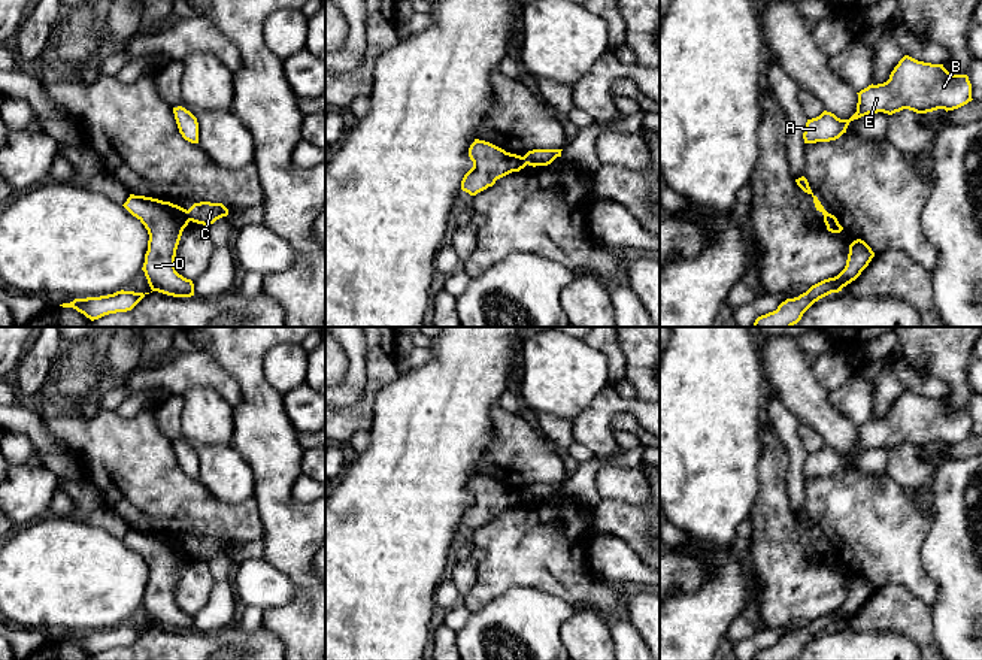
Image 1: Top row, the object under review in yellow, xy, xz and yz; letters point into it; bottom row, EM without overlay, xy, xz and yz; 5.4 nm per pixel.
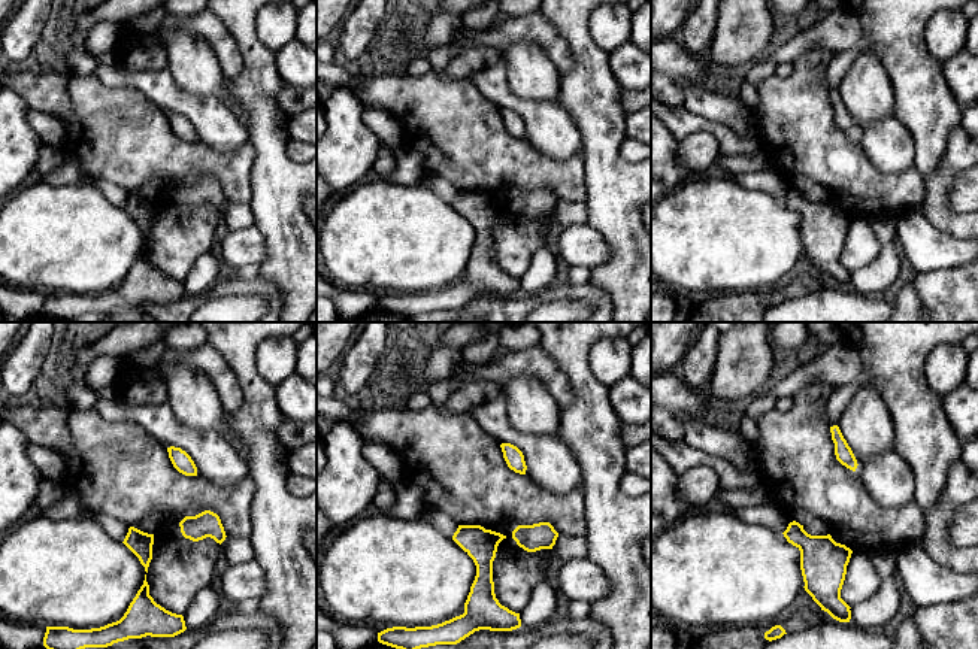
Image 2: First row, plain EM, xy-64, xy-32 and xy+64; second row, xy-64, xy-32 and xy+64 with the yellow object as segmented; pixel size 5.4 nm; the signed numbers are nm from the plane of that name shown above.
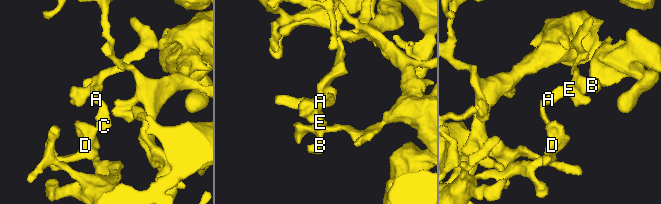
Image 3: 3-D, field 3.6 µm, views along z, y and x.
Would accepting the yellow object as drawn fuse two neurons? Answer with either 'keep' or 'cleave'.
cleave

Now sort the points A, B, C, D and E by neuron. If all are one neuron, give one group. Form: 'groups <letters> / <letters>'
groups A B C E / D

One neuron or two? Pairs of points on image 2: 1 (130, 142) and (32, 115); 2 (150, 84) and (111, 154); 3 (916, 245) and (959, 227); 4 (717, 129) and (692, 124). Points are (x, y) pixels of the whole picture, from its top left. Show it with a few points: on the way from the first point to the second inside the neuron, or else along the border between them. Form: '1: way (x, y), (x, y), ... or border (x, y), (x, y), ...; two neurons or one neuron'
1: border (32, 108), (53, 114), (63, 124), (63, 149); two neurons
2: border (109, 85), (135, 87), (166, 114); two neurons
3: border (922, 214), (939, 230), (962, 239); two neurons
4: way (711, 127), (698, 124); one neuron

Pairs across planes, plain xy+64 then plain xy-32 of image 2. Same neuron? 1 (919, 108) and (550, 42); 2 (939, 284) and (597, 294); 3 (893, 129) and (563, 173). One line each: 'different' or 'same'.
1: different
2: different
3: different

